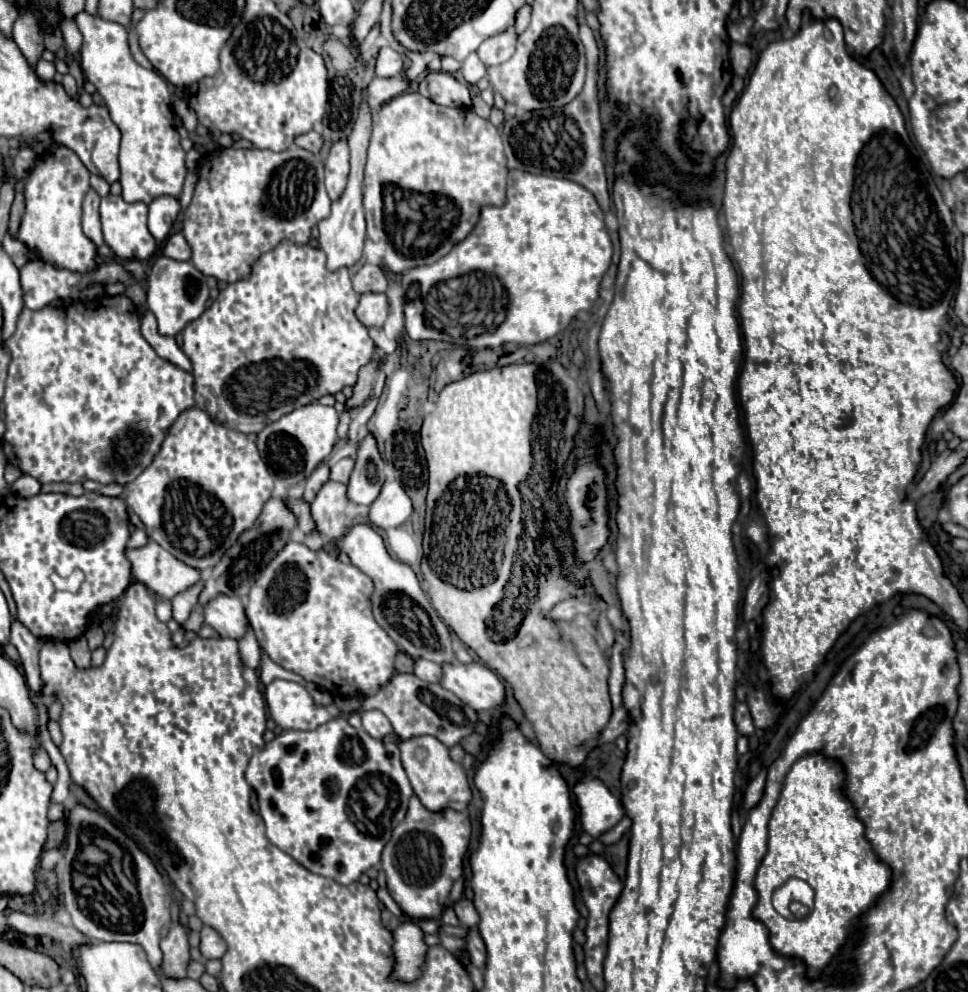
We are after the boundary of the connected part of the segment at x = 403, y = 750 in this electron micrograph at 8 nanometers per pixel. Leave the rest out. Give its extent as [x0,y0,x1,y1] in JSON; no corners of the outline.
[398,735,472,811]

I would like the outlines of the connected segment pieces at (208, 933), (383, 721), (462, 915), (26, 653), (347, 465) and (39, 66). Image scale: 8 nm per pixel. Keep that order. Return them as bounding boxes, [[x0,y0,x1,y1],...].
[[200,927,226,961],[362,711,392,739],[454,899,480,927],[10,619,43,693],[330,459,354,483],[36,59,56,81]]

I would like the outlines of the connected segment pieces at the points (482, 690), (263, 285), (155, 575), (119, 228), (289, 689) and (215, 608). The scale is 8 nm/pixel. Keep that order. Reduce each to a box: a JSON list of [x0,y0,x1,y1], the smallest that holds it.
[[440,663,506,711],[182,241,374,435],[128,541,200,599],[100,195,156,261],[264,679,332,729],[204,595,250,641]]

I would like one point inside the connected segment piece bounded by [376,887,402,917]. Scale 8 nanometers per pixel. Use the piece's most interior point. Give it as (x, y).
(383, 895)

